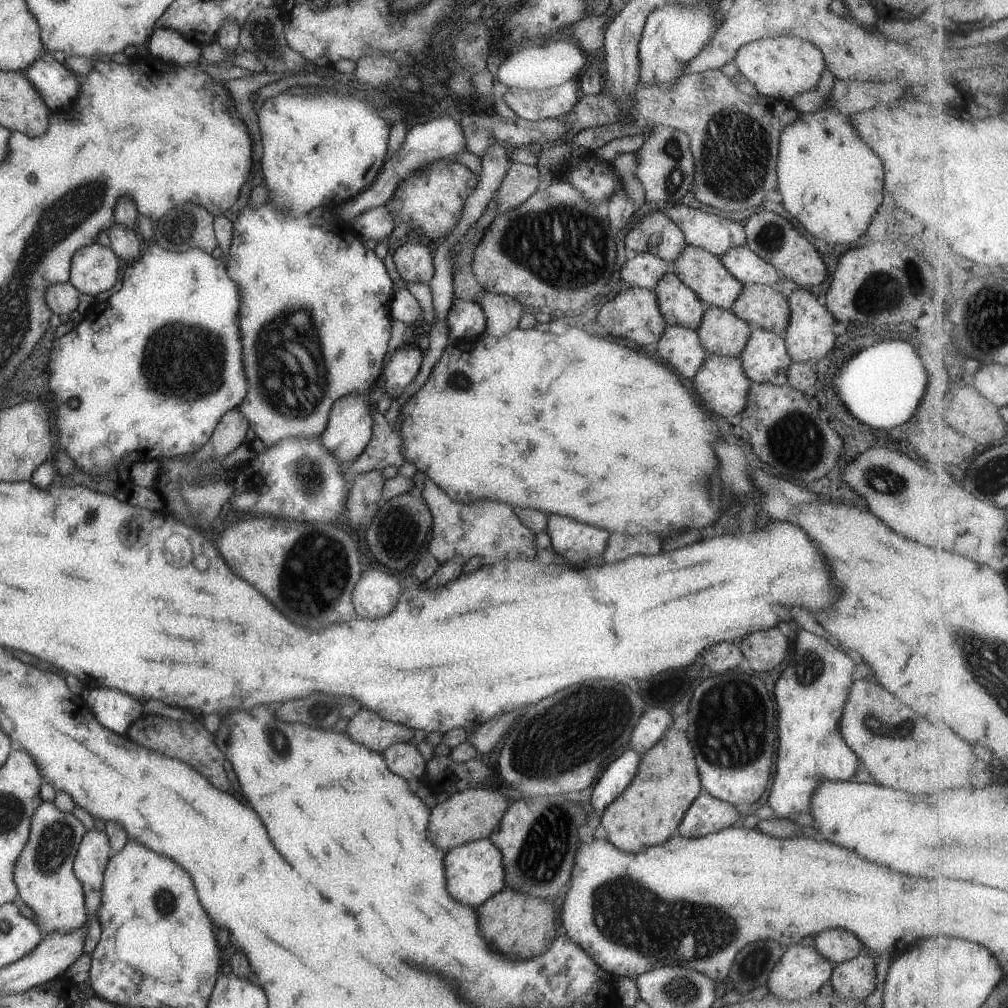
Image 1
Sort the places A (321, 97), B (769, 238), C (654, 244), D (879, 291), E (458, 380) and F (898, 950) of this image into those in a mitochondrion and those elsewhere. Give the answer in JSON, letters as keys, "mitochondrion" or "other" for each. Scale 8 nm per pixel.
{"A":"other","B":"mitochondrion","C":"other","D":"mitochondrion","E":"mitochondrion","F":"other"}

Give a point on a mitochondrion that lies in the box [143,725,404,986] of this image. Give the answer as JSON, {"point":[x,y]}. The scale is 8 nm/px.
{"point":[165,901]}

